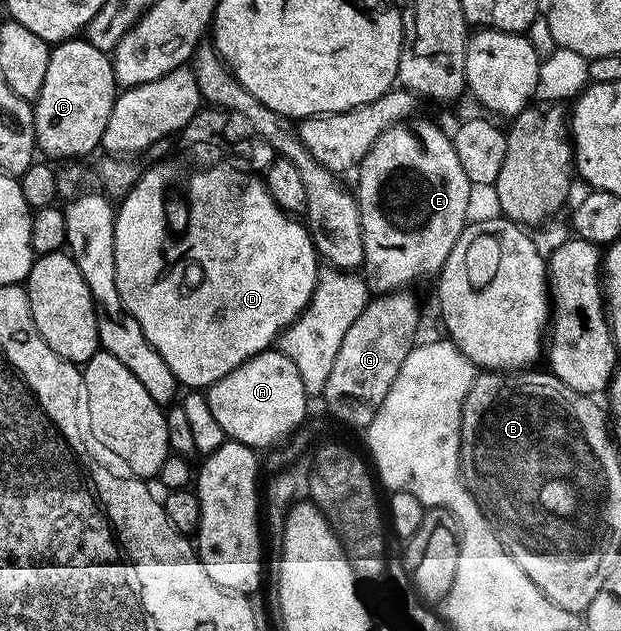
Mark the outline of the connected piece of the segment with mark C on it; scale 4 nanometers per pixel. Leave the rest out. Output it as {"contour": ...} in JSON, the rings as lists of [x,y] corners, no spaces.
{"contour":[[[84,37],[56,44],[49,53],[43,89],[33,103],[33,128],[40,154],[50,155],[45,156],[50,160],[81,161],[84,155],[98,150],[118,94],[113,60],[106,52],[95,49]]]}

